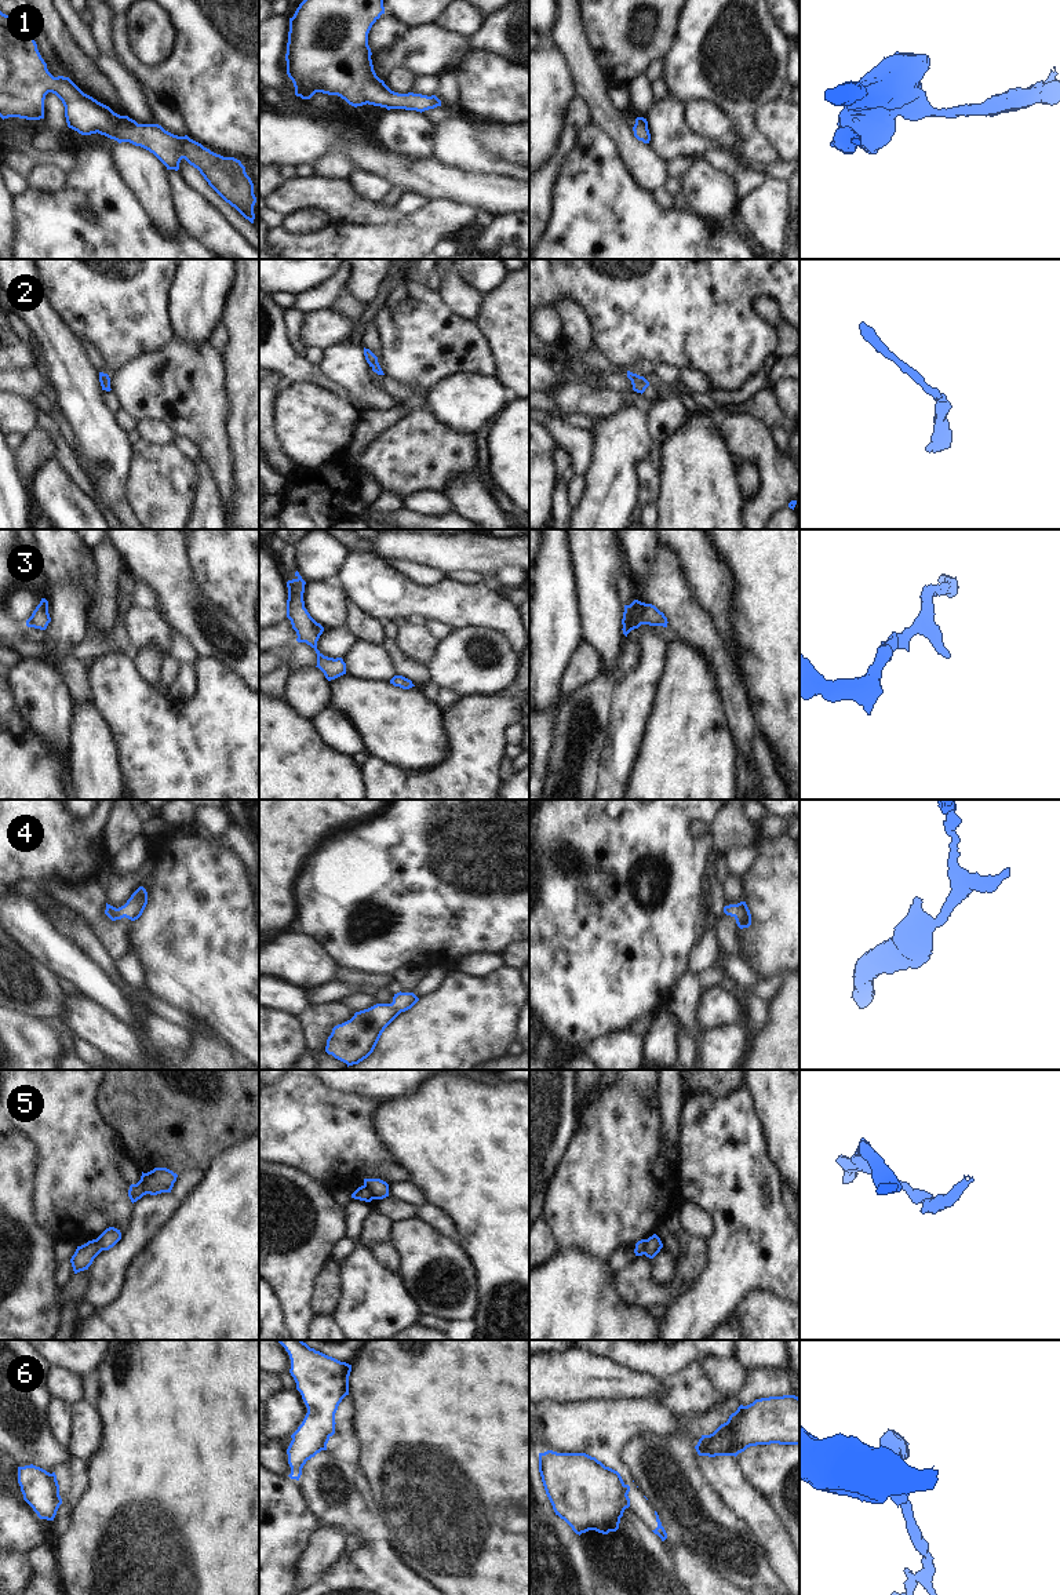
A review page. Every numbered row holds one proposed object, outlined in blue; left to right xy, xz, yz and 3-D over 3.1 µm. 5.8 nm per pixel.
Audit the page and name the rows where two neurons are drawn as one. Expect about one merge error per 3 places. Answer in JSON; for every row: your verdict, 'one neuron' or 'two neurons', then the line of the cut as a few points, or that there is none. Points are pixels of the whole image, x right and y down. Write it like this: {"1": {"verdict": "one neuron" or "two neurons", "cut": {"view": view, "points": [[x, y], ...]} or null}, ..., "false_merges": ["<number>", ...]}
{"1": {"verdict": "one neuron", "cut": null}, "2": {"verdict": "one neuron", "cut": null}, "3": {"verdict": "one neuron", "cut": null}, "4": {"verdict": "one neuron", "cut": null}, "5": {"verdict": "two neurons", "cut": {"view": "xz", "points": [[363, 1186], [372, 1198]]}}, "6": {"verdict": "two neurons", "cut": {"view": "xy", "points": [[50, 1474], [58, 1489]]}}, "false_merges": ["5", "6"]}

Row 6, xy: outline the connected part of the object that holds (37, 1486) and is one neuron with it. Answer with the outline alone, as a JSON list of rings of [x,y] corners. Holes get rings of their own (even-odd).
[[[33,1464],[18,1467],[18,1483],[23,1500],[33,1508],[37,1516],[54,1521],[62,1499],[52,1475]]]

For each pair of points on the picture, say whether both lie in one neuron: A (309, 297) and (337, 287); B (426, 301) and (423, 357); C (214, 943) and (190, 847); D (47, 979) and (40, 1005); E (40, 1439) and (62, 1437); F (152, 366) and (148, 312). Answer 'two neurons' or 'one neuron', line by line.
A: one neuron
B: one neuron
C: one neuron
D: one neuron
E: two neurons
F: two neurons

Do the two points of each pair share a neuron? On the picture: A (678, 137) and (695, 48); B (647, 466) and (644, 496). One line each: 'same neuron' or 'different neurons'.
A: different neurons
B: same neuron

